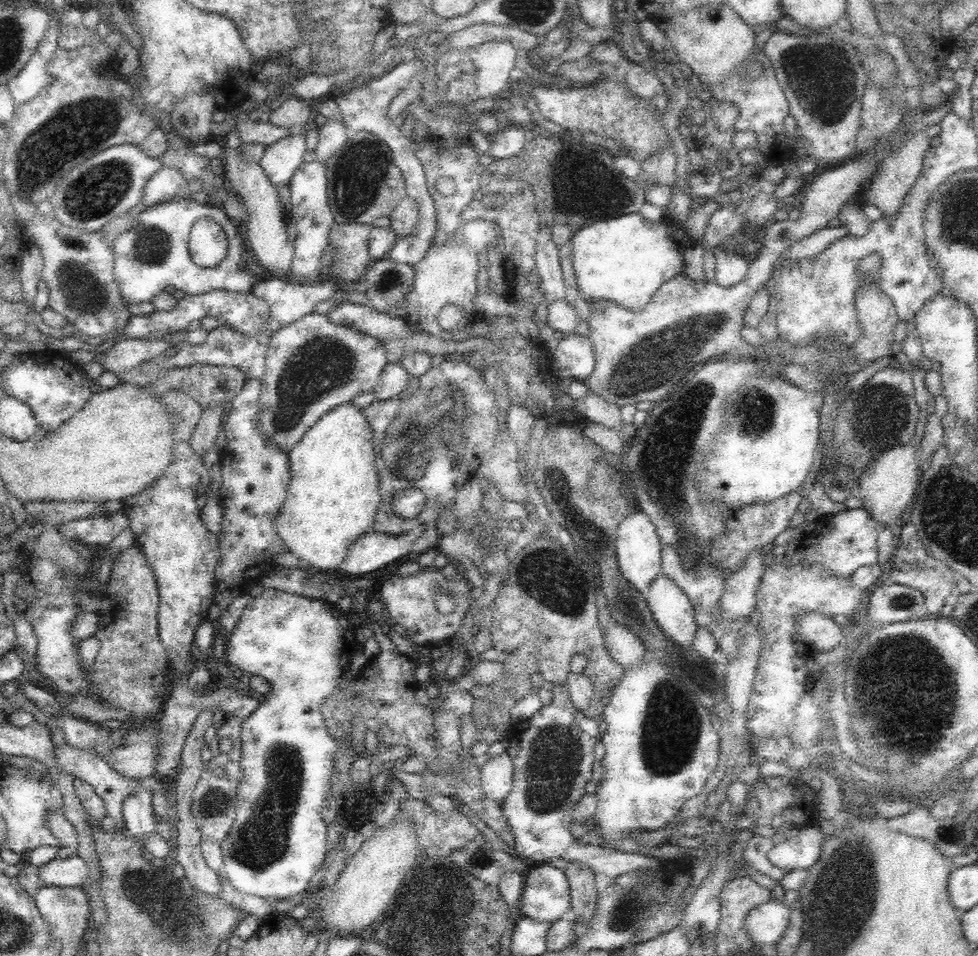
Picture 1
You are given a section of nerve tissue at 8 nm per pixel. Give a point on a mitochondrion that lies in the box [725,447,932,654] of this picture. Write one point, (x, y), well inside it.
(906, 601)

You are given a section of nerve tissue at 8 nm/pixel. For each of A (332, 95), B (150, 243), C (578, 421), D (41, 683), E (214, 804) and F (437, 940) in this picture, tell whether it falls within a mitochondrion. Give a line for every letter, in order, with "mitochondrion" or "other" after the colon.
A: other
B: mitochondrion
C: other
D: other
E: mitochondrion
F: mitochondrion

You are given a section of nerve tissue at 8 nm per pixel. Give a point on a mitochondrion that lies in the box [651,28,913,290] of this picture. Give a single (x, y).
(823, 88)

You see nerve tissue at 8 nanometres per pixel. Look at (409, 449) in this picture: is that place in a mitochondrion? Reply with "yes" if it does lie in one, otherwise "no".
yes

